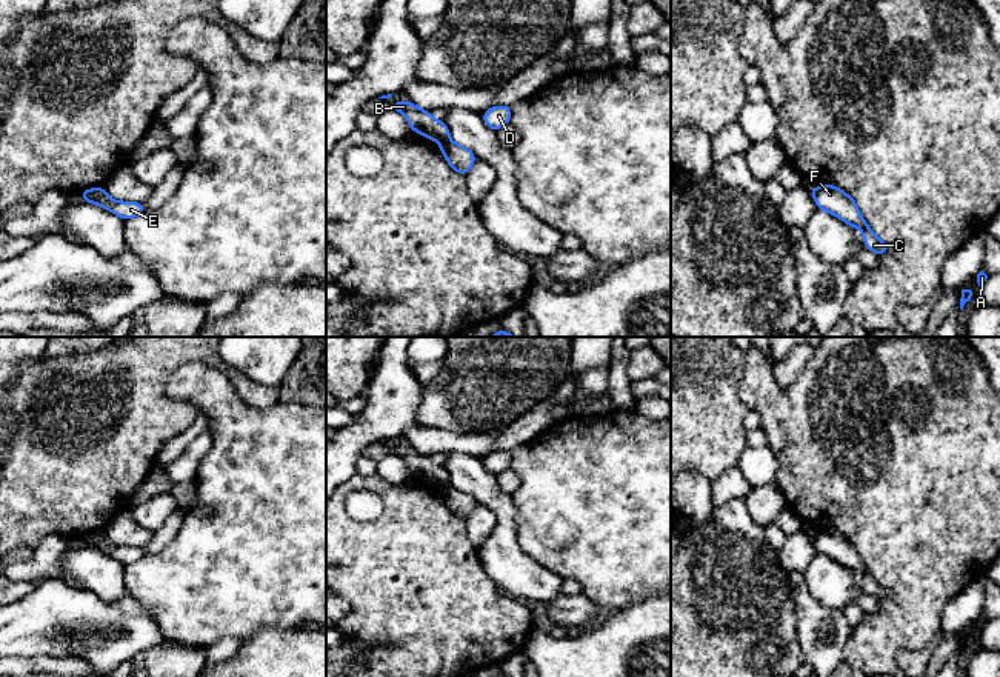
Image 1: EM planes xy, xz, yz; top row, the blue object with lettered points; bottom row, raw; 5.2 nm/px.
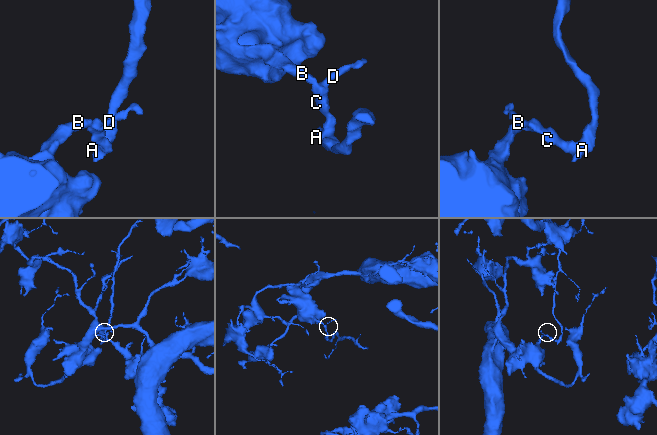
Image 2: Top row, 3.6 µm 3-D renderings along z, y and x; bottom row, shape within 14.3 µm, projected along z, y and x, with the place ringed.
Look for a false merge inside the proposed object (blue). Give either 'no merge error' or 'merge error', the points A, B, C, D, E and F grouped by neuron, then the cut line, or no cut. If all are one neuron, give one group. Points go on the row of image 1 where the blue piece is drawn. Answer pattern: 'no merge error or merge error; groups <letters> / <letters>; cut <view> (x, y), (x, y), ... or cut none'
merge error; groups A C D E F / B; cut xy (102, 188), (94, 202)

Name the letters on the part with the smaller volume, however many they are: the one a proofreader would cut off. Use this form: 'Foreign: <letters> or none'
Foreign: A, C, D, E, F

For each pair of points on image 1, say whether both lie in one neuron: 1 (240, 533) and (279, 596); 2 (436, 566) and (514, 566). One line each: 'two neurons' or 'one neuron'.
1: one neuron
2: two neurons

